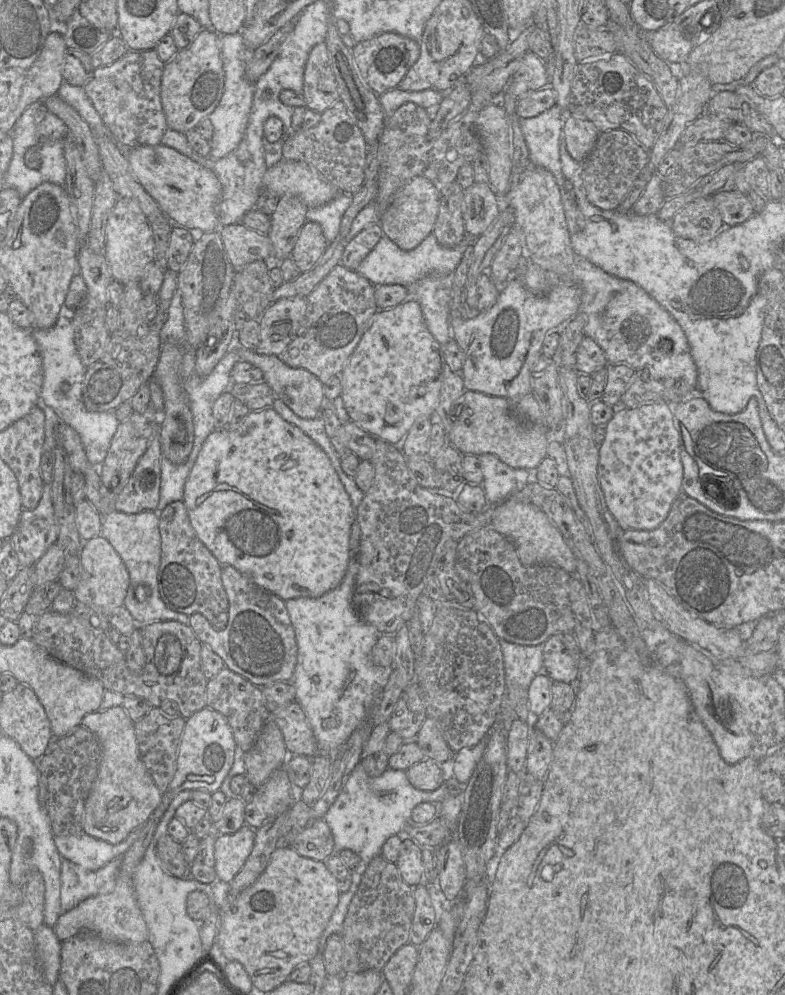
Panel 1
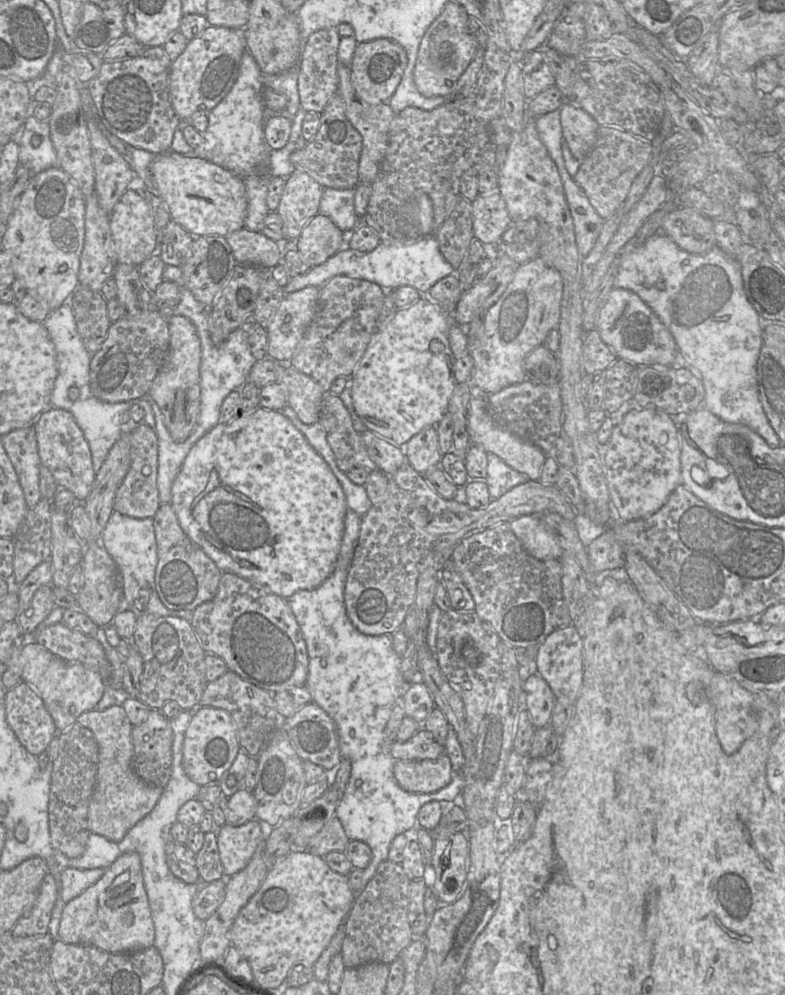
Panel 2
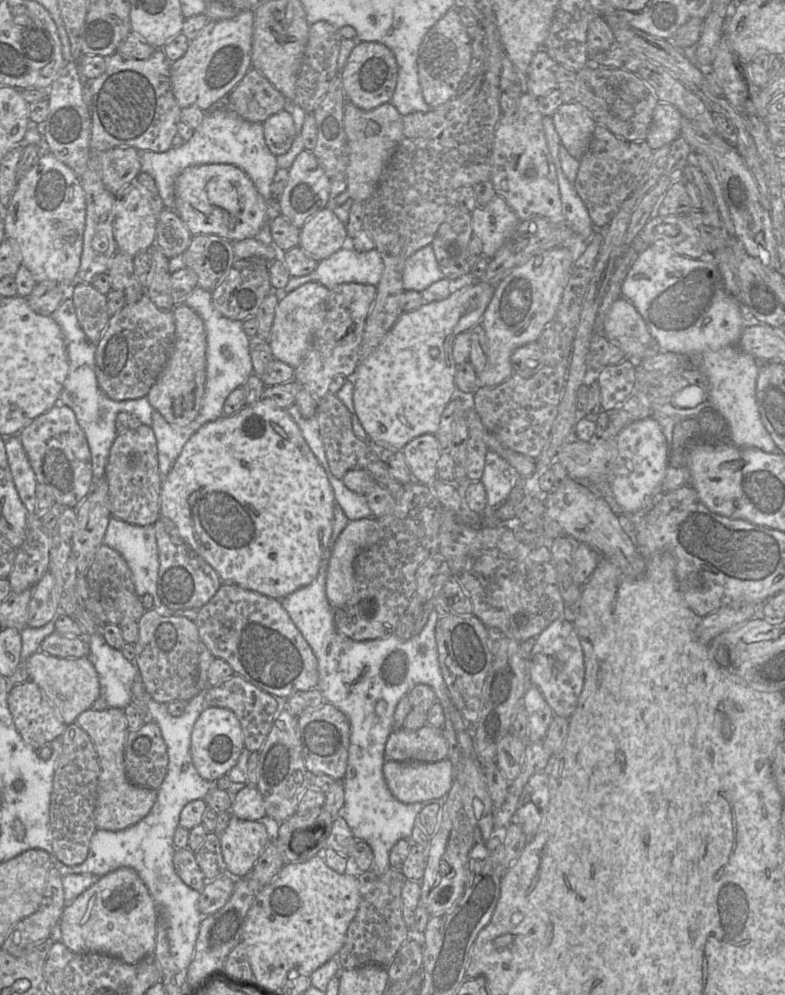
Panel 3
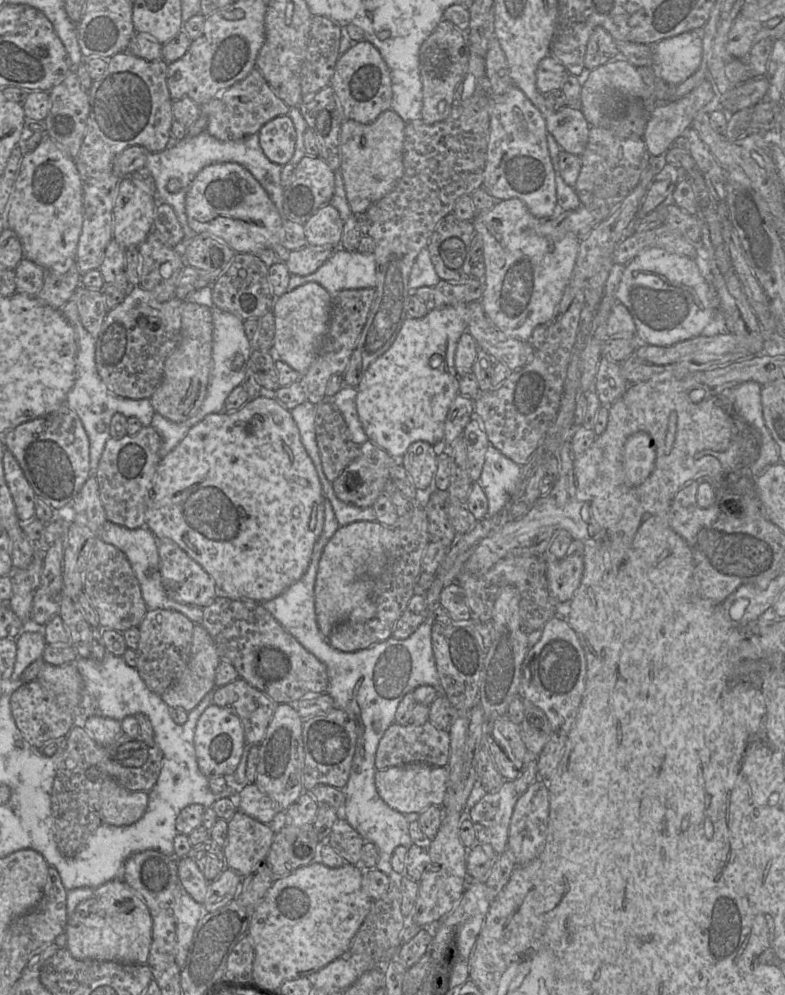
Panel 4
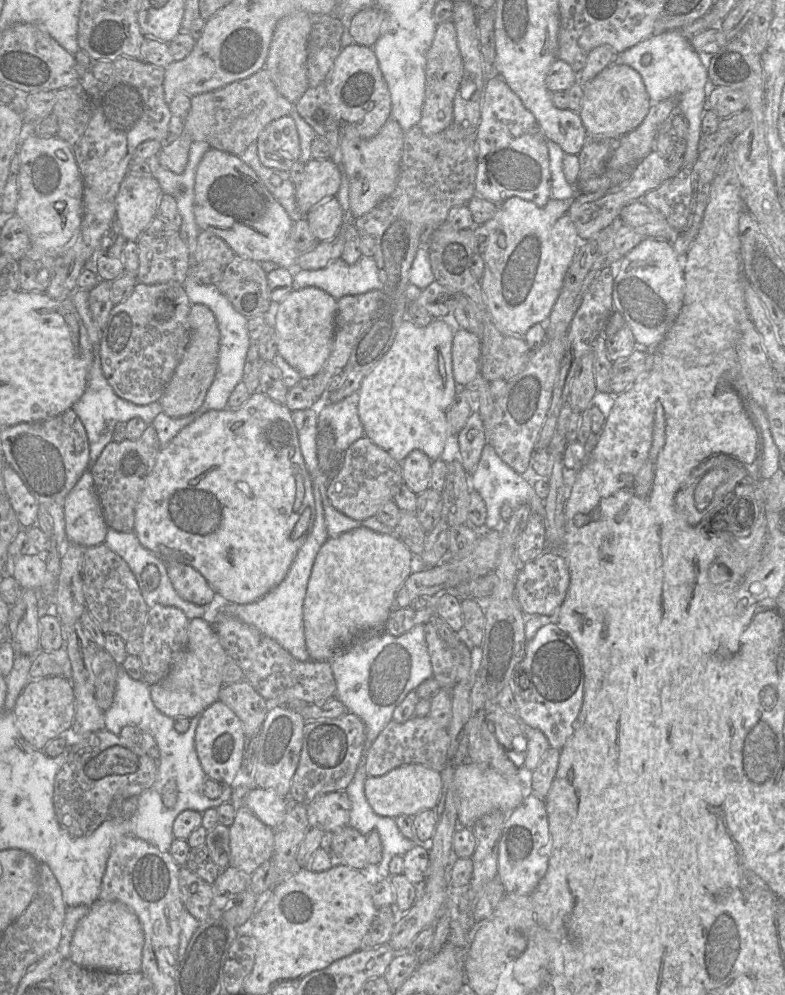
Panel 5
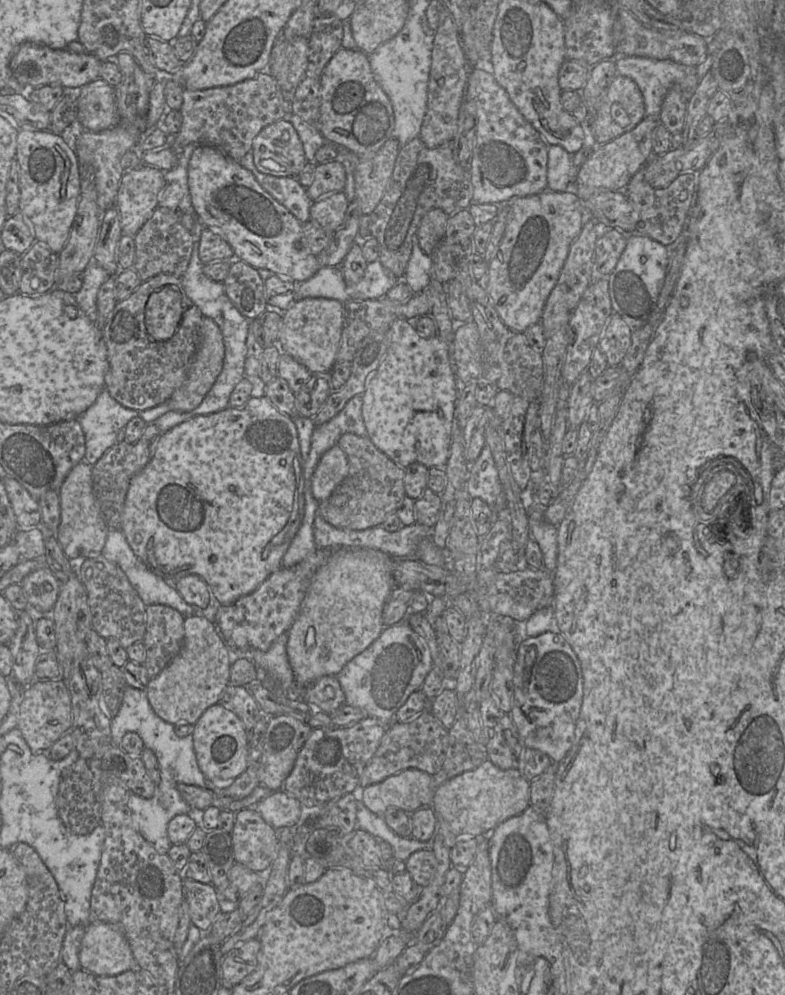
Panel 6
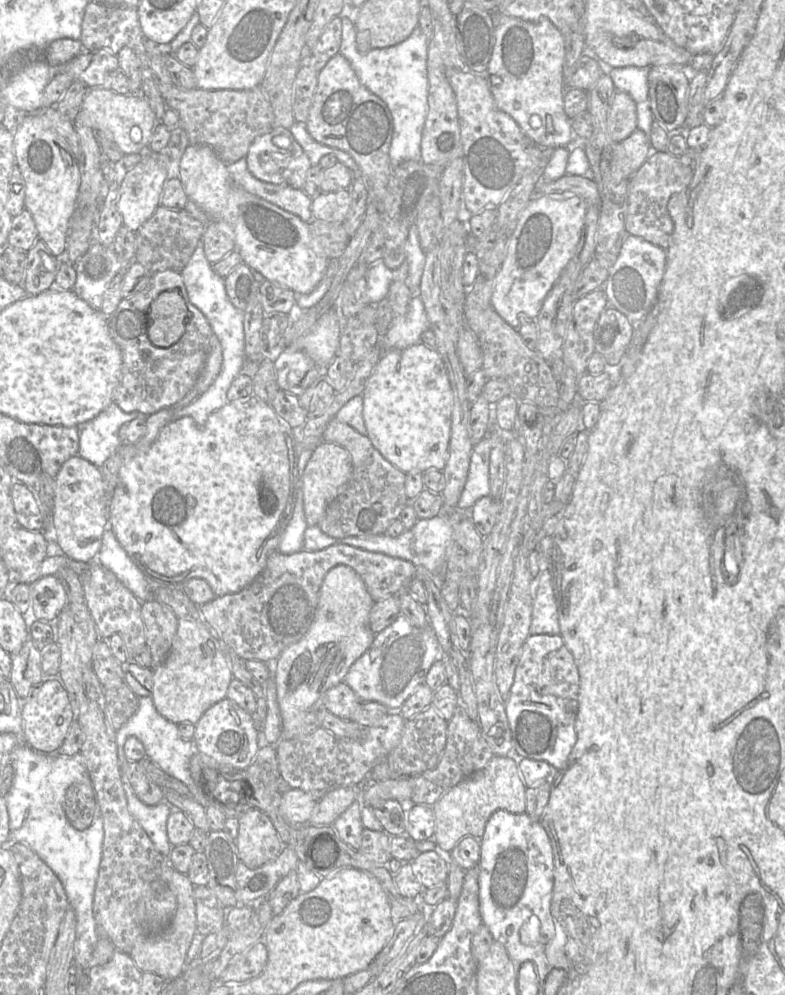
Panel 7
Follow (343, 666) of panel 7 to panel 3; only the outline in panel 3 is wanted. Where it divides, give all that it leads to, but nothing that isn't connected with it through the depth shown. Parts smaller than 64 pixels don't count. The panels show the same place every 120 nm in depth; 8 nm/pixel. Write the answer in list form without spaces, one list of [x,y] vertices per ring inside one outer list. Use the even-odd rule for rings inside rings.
[[[375,517],[349,521],[337,538],[328,564],[325,586],[326,597],[333,609],[343,606],[354,593],[355,558],[361,551],[368,549],[378,540],[379,525]]]

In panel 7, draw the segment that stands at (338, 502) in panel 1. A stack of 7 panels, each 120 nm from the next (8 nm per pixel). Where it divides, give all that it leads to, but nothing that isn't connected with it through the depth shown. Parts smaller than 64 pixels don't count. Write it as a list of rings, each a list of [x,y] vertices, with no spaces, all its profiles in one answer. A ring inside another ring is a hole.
[[[252,395],[249,398],[244,399],[242,401],[228,401],[222,408],[211,413],[202,422],[198,422],[196,421],[196,419],[190,416],[185,416],[180,419],[169,422],[161,429],[156,440],[144,453],[136,455],[135,457],[133,457],[132,459],[130,459],[122,465],[122,467],[119,470],[118,484],[109,501],[109,527],[114,532],[117,540],[119,541],[120,545],[124,548],[128,556],[140,568],[140,570],[151,580],[163,580],[182,585],[184,582],[191,578],[202,578],[210,585],[215,596],[223,596],[226,594],[237,593],[256,579],[256,577],[264,570],[268,556],[273,551],[277,550],[279,539],[291,517],[295,502],[296,487],[299,479],[296,463],[297,456],[294,452],[294,436],[292,428],[276,414],[275,410],[272,408],[270,404],[262,401],[255,395]]]

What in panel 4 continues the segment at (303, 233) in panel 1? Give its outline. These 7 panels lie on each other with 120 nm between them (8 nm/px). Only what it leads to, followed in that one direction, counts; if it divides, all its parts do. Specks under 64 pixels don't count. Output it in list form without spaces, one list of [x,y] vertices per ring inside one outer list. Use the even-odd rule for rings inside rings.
[[[330,203],[322,206],[304,224],[308,245],[340,247],[344,221],[338,210]]]

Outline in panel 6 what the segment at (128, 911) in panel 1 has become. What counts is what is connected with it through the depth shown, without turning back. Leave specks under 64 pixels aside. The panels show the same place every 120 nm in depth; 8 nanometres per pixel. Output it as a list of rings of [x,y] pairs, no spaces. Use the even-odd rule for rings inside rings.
[[[91,922],[85,929],[79,952],[81,968],[98,976],[116,976],[137,970],[129,943],[115,926]]]

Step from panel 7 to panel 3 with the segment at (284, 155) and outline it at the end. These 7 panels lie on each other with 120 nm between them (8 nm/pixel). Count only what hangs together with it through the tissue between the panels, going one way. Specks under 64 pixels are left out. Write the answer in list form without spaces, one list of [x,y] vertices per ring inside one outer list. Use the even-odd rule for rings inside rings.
[[[289,107],[270,116],[263,123],[267,147],[274,156],[287,153],[296,136],[296,129]]]

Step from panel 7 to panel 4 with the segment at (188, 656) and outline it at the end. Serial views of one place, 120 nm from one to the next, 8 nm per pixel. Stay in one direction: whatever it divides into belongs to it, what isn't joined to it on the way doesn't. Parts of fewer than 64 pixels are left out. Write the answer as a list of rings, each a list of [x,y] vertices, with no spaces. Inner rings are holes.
[[[201,623],[193,629],[193,641],[189,661],[180,678],[171,685],[160,697],[170,708],[181,707],[189,712],[194,709],[204,696],[215,686],[216,669],[221,661],[215,643]]]

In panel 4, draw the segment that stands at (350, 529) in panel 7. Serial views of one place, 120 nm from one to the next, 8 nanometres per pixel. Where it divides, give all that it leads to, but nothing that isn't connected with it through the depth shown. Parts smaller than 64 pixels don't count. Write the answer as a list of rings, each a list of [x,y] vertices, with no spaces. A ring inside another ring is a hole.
[[[365,441],[359,446],[359,454],[332,482],[335,495],[343,502],[357,507],[371,507],[384,493],[390,479],[390,469],[398,459],[385,450]]]

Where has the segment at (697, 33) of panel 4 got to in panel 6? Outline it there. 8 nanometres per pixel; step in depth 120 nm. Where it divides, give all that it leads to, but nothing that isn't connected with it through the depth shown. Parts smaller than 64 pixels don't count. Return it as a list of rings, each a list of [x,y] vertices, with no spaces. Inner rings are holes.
[[[616,56],[615,63],[617,74],[631,78],[639,86],[644,98],[646,116],[659,117],[664,97],[673,85],[679,85],[689,96],[700,81],[697,76],[697,66],[687,66],[669,59],[657,60],[639,56]]]

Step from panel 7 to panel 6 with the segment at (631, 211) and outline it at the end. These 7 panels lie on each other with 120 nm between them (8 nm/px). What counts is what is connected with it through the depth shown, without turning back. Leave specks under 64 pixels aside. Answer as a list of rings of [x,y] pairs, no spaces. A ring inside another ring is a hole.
[[[644,166],[631,178],[626,187],[626,194],[634,209],[639,214],[639,221],[634,233],[647,236],[664,246],[672,244],[685,230],[688,211],[692,206],[693,196],[697,188],[698,172],[680,174],[668,187],[653,188],[645,180]]]

